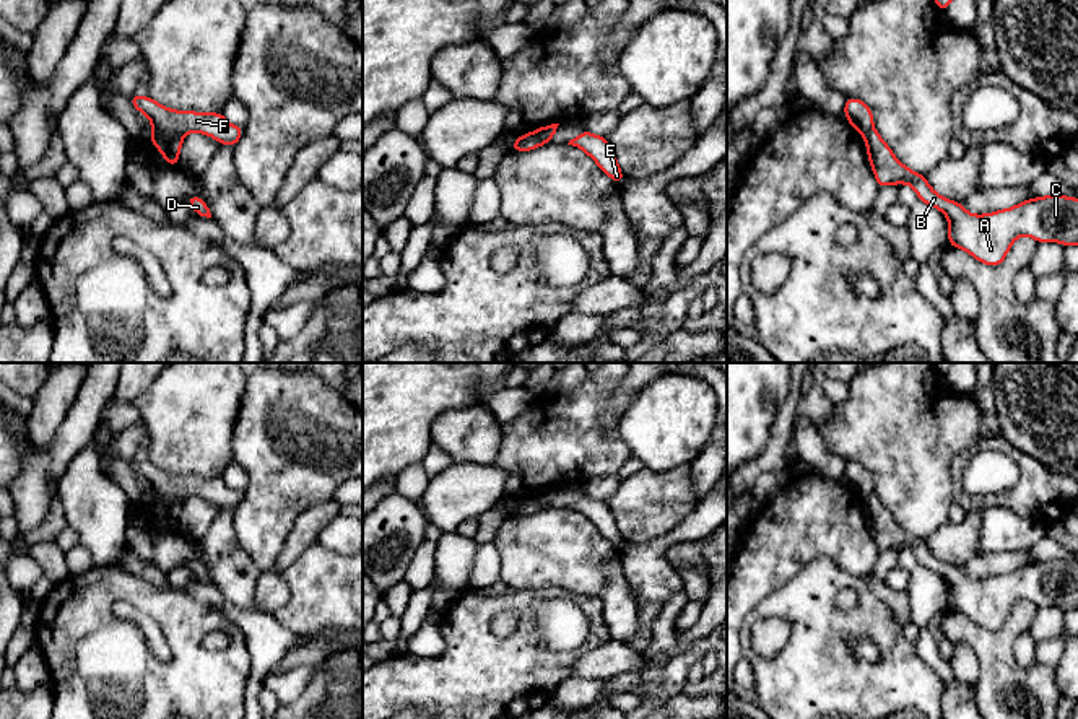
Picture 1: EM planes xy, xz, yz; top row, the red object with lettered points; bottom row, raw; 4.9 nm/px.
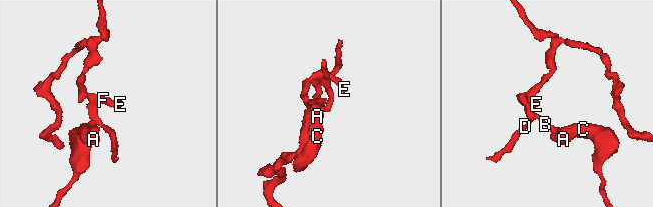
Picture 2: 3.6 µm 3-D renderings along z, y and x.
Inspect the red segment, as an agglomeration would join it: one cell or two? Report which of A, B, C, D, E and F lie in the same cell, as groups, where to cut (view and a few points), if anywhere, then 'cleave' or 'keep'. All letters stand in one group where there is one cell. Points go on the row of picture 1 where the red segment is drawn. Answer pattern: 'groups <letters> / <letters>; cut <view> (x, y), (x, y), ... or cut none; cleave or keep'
groups A B C D / E F; cut xy (153, 129), (181, 137); cleave

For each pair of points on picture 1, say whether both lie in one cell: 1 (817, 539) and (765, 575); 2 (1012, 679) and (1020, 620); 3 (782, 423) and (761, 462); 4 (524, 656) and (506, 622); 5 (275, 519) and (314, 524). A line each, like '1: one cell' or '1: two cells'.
1: one cell
2: one cell
3: one cell
4: two cells
5: two cells

